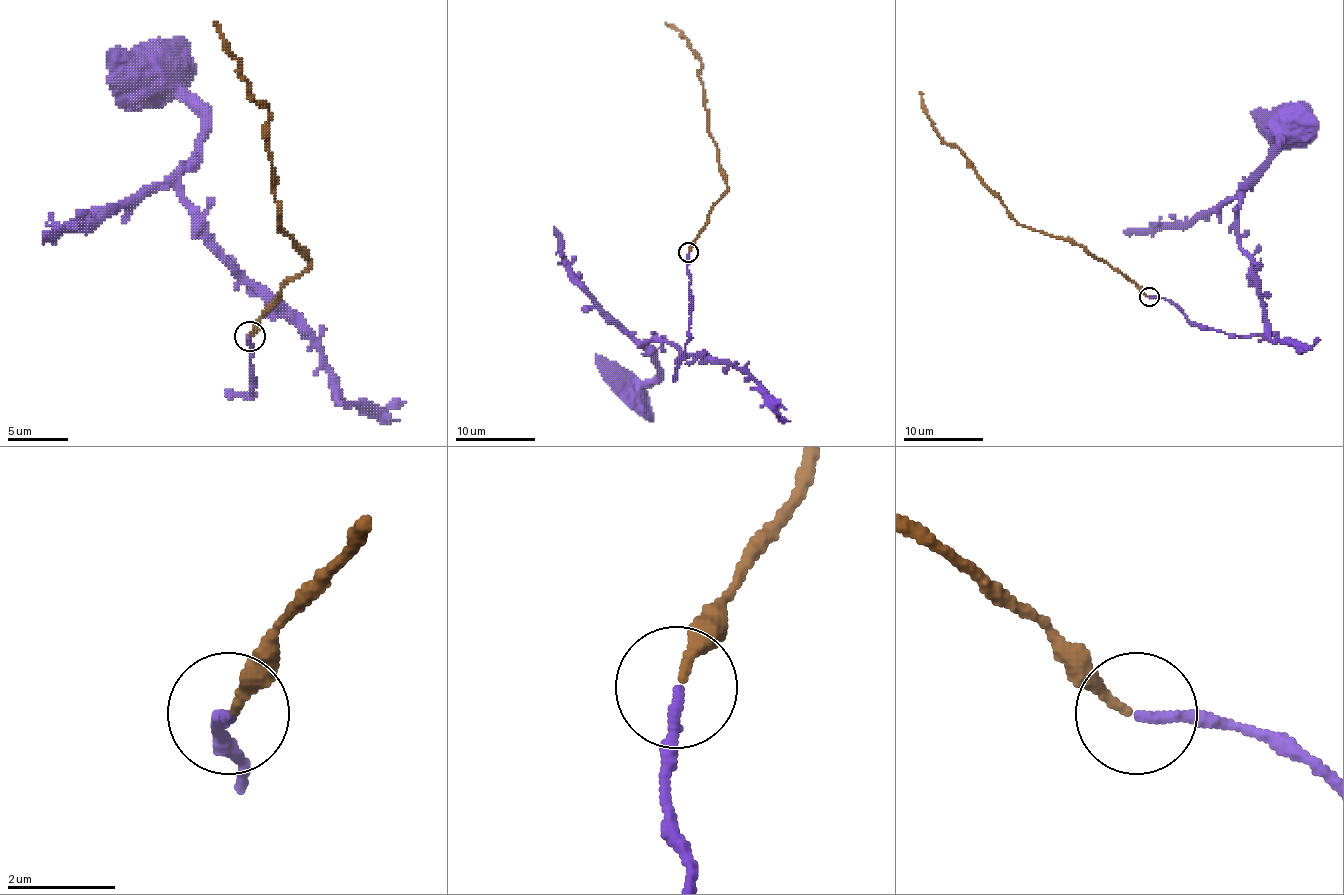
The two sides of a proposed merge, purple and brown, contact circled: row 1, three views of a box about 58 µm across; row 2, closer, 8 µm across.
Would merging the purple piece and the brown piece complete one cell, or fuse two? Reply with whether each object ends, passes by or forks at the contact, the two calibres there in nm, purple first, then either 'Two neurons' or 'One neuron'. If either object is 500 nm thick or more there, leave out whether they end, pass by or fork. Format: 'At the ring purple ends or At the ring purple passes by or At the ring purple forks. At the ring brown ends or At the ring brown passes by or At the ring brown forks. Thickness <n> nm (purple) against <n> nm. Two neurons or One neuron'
At the ring purple ends. At the ring brown ends. Thickness 190 nm (purple) against 180 nm. Two neurons

